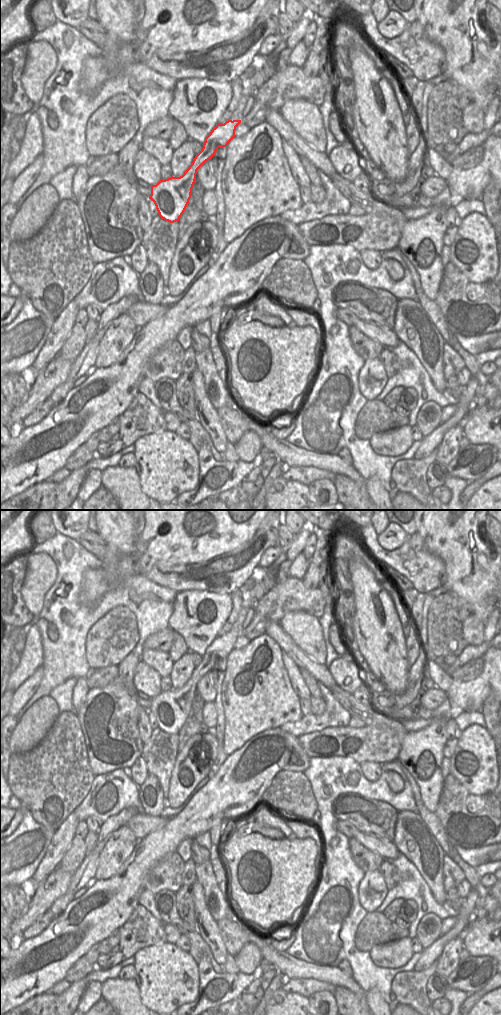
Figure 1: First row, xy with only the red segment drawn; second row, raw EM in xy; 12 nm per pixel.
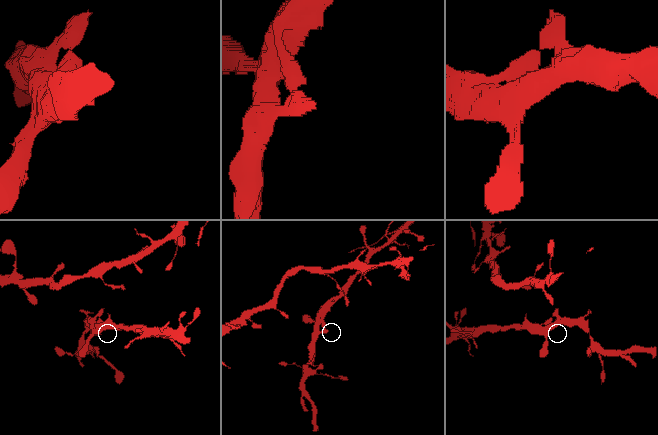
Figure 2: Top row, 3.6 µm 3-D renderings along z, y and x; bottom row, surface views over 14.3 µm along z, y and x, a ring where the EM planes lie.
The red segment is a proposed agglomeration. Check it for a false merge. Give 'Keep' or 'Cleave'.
Keep

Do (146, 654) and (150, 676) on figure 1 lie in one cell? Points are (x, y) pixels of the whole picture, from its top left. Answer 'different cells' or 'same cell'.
different cells

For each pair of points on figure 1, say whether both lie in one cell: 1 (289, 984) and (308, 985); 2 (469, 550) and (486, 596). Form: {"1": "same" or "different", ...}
{"1": "same", "2": "same"}

